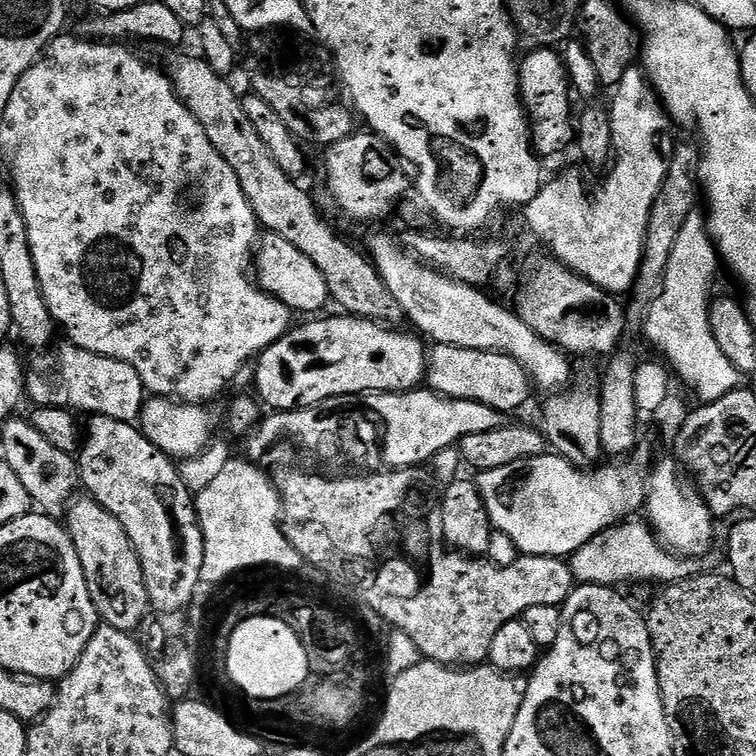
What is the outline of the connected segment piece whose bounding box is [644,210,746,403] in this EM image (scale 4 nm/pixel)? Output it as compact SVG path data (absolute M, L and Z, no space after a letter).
M701 211L691 212L689 217L686 218L685 225L682 226L681 233L678 234L678 239L674 242L673 253L670 254L669 265L666 268L666 278L663 282L663 288L660 291L658 298L654 300L652 304L647 307L644 318L646 318L646 334L649 340L652 342L653 346L658 348L665 356L665 358L670 362L671 366L676 370L677 376L688 386L691 390L699 397L698 400L701 403L708 403L710 401L717 401L720 398L724 398L726 394L732 393L733 390L743 387L746 382L745 373L740 372L736 366L731 365L727 361L726 354L723 354L722 350L719 349L718 342L715 341L713 336L713 331L710 330L709 324L709 312L710 307L710 295L708 292L710 290L710 284L712 278L716 272L717 266L720 266L720 260L718 257L715 244L712 241L712 237L708 232L707 219Z

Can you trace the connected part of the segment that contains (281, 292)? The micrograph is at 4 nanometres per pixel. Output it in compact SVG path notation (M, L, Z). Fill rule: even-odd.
M265 231L259 237L254 252L254 276L259 287L269 292L275 300L282 301L293 313L320 314L325 311L324 307L329 307L330 297L322 270L318 270L318 266L314 266L314 262L310 262L310 258L306 258L298 246L290 246L290 242L278 234Z

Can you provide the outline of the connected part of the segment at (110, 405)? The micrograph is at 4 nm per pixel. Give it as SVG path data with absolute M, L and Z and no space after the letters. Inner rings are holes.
M64 342L60 348L60 373L56 380L48 376L29 375L26 380L26 396L33 405L58 404L77 413L106 416L127 424L139 421L146 403L146 393L138 370L125 360L106 358L90 350L82 350L76 344Z

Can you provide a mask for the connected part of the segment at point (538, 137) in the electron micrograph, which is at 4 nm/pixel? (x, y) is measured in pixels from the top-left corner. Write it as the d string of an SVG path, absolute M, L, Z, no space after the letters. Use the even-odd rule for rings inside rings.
M537 48L527 53L528 57L518 64L520 77L520 101L524 103L524 114L532 133L532 146L541 157L547 158L574 140L574 93L568 83L568 71L564 68L564 58L559 51L551 48Z

